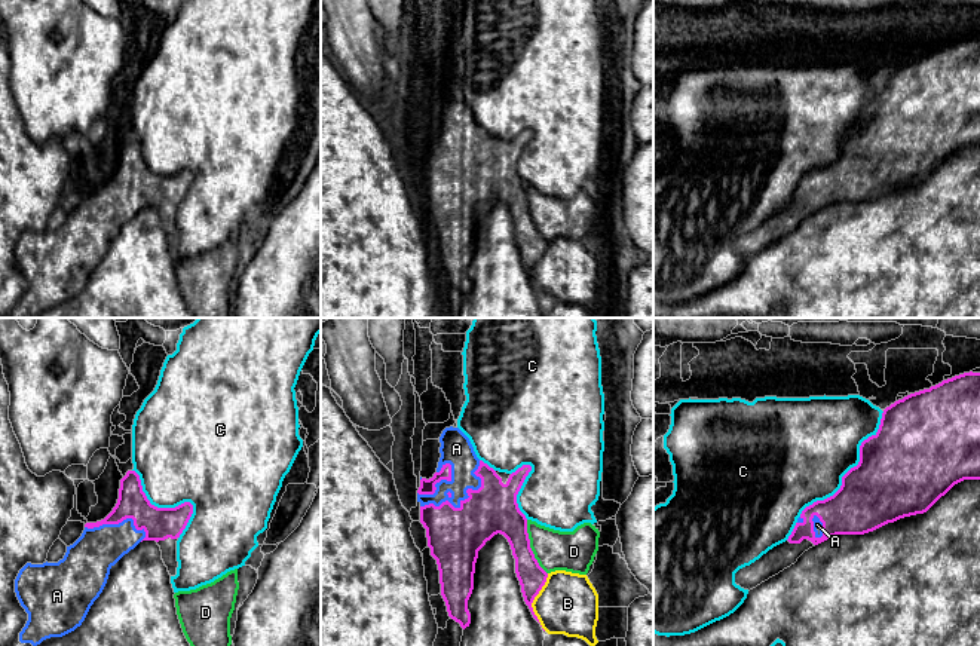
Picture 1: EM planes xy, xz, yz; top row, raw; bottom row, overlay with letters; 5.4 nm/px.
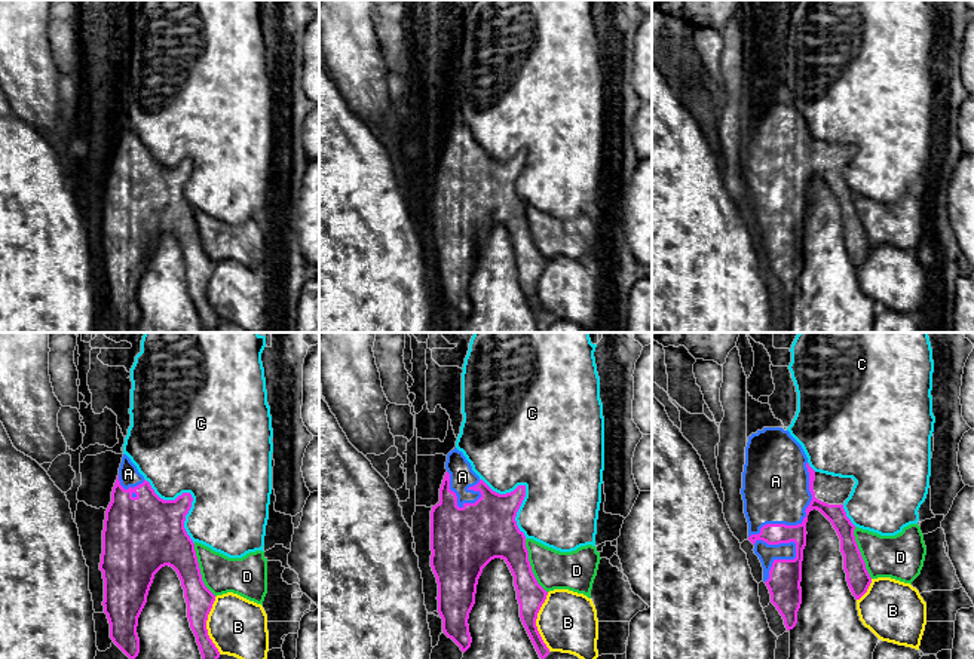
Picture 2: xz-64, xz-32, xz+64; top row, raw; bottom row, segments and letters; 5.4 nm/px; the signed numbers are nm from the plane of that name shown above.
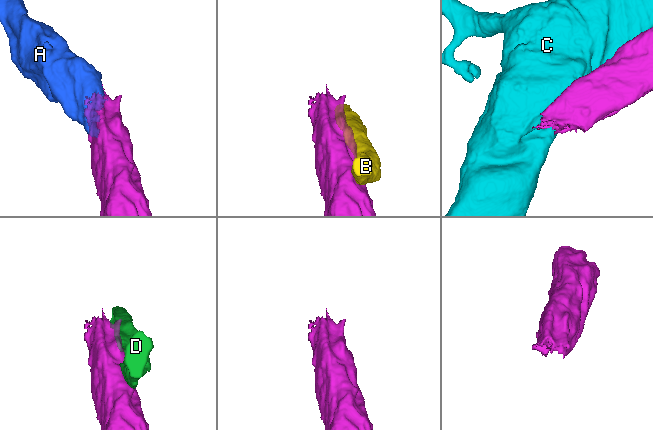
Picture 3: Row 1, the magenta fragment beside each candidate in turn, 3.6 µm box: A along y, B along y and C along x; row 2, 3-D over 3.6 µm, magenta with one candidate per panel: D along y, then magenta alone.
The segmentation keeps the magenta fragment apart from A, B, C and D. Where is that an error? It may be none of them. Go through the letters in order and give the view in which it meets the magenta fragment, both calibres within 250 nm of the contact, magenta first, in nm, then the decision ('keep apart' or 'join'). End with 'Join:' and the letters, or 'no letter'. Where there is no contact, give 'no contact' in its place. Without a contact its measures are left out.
A: meets magenta in xz; 300 nm thick on the magenta side, 150 nm on the other; join
B: meets magenta in xz; 150 nm thick on the magenta side, 320 nm on the other; keep apart
C: meets magenta in yz; 440 nm thick on the magenta side, 480 nm on the other; keep apart
D: meets magenta in xz; 220 nm thick on the magenta side, 220 nm on the other; keep apart
Join: A

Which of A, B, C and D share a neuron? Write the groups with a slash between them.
A / B / C / D

